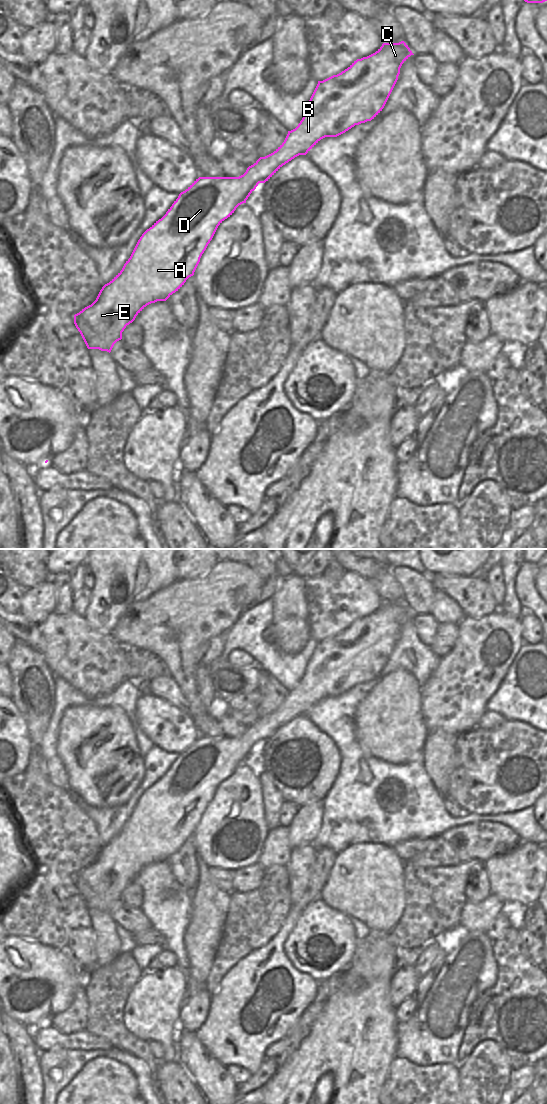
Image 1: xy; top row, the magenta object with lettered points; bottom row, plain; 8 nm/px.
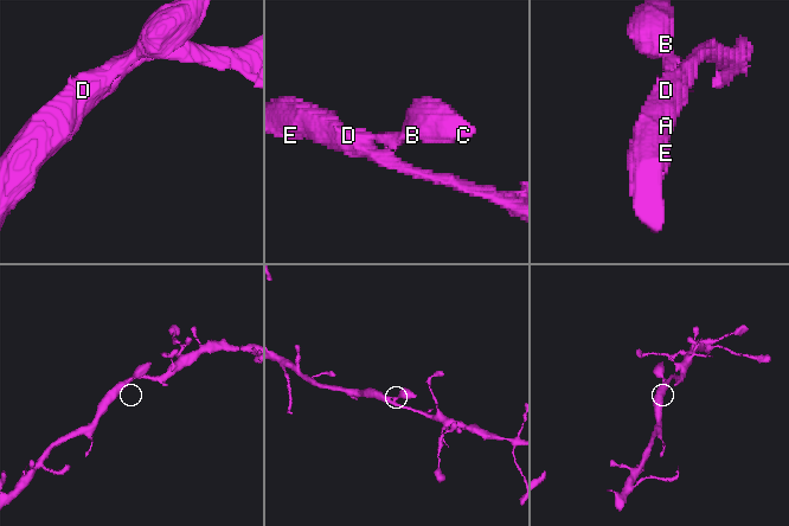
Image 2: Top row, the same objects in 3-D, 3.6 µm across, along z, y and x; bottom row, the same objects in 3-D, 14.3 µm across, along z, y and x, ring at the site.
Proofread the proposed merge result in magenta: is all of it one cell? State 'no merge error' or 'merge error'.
no merge error

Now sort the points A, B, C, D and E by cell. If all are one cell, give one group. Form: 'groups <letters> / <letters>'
groups A B C D E

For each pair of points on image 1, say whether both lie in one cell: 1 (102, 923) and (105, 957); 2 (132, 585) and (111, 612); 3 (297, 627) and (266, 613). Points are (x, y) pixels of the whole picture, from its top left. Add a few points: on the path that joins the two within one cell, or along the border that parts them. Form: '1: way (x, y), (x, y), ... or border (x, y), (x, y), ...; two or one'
1: way (104, 931), (105, 949); one
2: way (130, 593), (126, 603), (119, 604); one
3: border (271, 597), (273, 602), (272, 622); two

